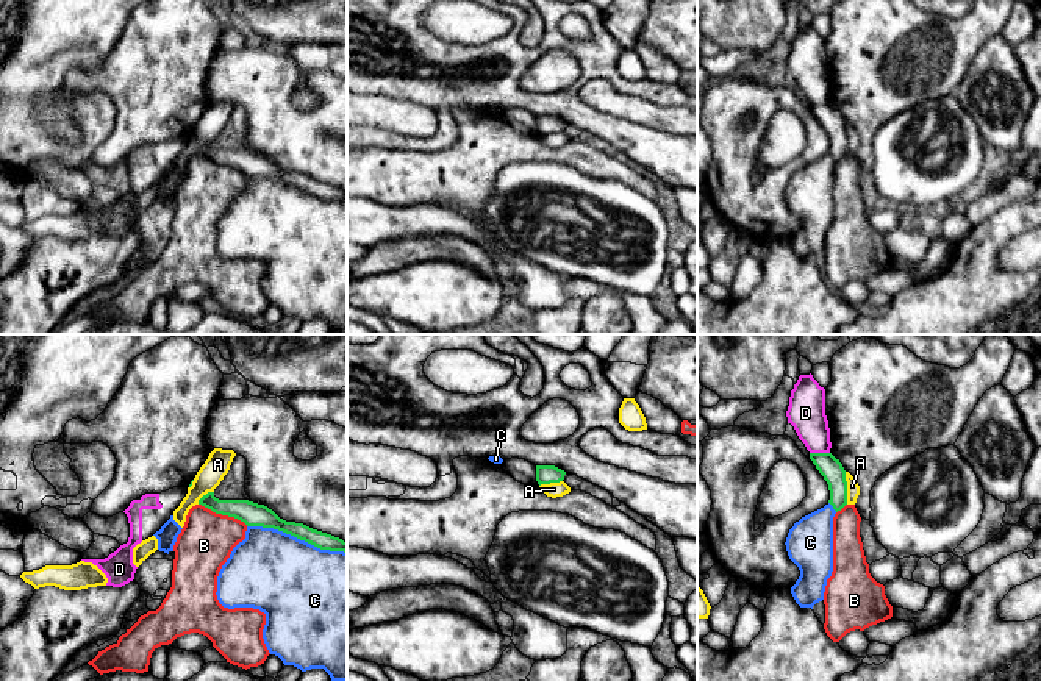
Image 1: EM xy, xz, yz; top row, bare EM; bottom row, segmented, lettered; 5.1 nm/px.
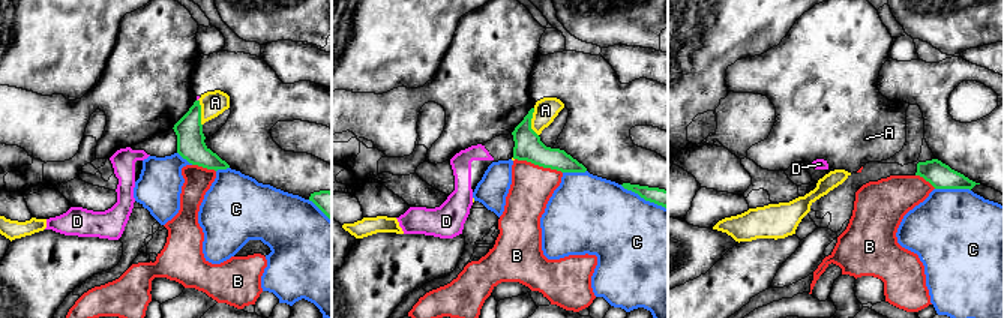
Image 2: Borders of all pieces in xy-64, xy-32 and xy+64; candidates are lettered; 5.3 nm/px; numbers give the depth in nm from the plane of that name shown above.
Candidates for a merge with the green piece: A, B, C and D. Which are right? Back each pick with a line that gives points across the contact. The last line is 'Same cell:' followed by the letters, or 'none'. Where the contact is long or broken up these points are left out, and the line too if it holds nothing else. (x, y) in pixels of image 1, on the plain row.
D: across yz (830, 117), (819, 103), (816, 85), (805, 63)
Same cell: D

